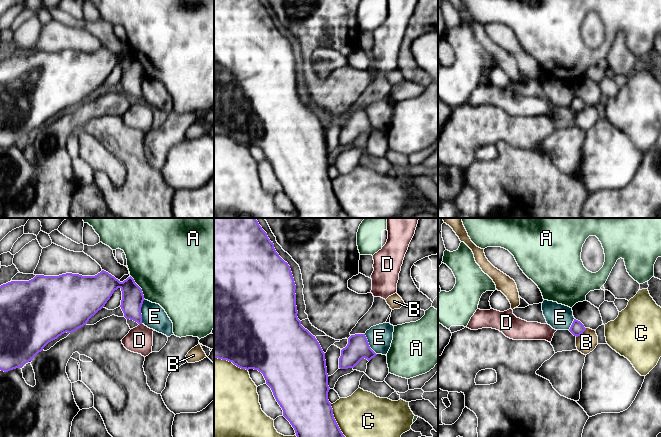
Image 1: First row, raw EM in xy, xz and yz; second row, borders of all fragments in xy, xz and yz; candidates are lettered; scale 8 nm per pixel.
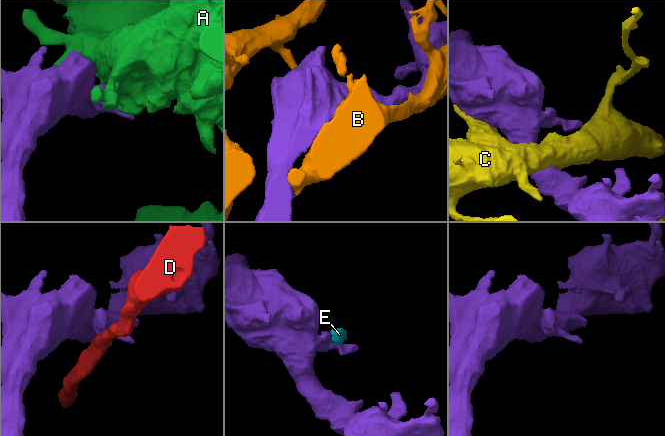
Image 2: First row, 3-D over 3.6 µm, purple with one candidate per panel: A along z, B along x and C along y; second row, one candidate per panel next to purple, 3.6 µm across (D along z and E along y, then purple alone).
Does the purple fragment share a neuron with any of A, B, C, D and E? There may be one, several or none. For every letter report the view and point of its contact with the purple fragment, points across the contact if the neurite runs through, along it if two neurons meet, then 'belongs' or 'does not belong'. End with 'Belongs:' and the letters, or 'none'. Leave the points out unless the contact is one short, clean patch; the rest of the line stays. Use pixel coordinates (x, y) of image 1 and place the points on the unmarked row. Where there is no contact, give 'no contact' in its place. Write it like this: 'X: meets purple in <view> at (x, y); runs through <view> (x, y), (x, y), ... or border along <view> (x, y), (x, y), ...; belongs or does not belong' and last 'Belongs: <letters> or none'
A: meets purple in xy at (139, 63); does not belong
B: meets purple in yz at (581, 109); does not belong
C: meets purple in xz at (336, 199); does not belong
D: meets purple in xy at (140, 99); border along xy (141, 99), (139, 101); does not belong
E: meets purple in xy at (140, 87); border along xy (144, 75), (141, 81), (141, 99); does not belong
Belongs: none

